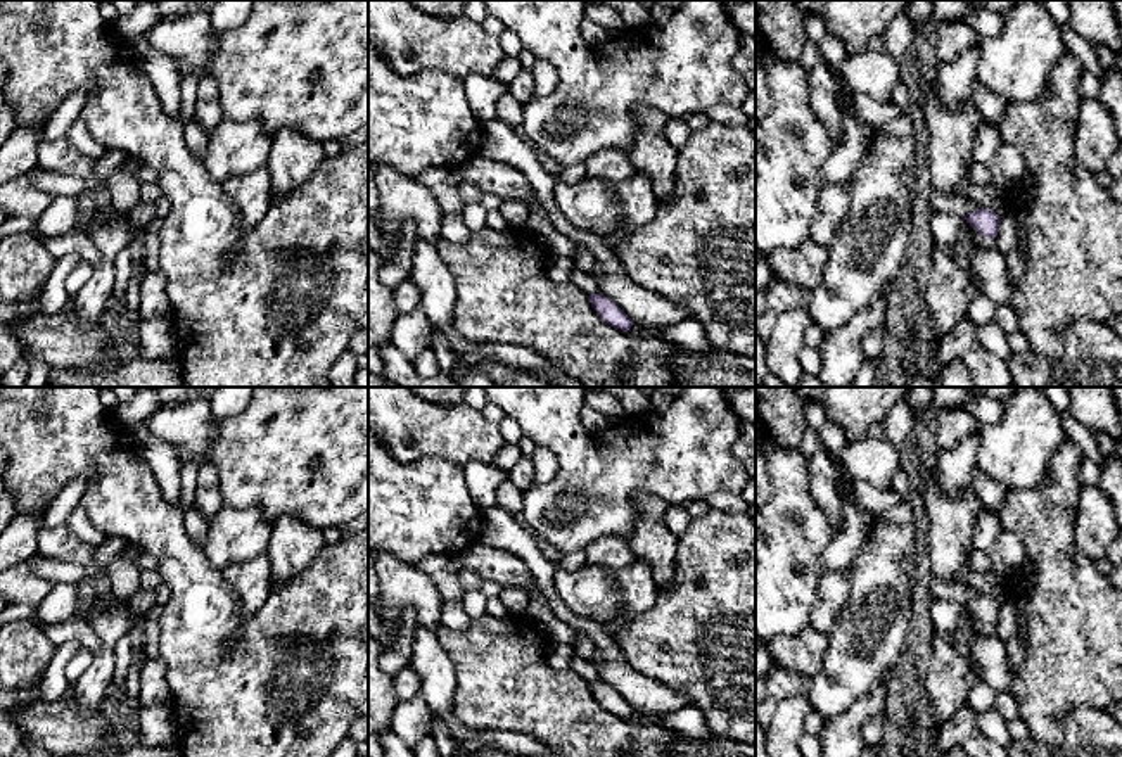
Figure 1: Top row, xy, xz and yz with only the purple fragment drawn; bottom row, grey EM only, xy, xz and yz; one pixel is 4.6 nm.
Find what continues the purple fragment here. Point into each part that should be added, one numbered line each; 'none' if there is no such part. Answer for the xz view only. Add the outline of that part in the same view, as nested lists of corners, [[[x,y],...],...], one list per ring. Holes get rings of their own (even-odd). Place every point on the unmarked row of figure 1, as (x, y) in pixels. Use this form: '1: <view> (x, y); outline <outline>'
none

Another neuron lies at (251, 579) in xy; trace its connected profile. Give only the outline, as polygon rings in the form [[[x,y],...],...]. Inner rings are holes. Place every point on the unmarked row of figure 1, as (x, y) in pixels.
[[[266,551],[221,570],[226,582],[237,591],[244,619],[254,617],[270,596],[271,570]]]

